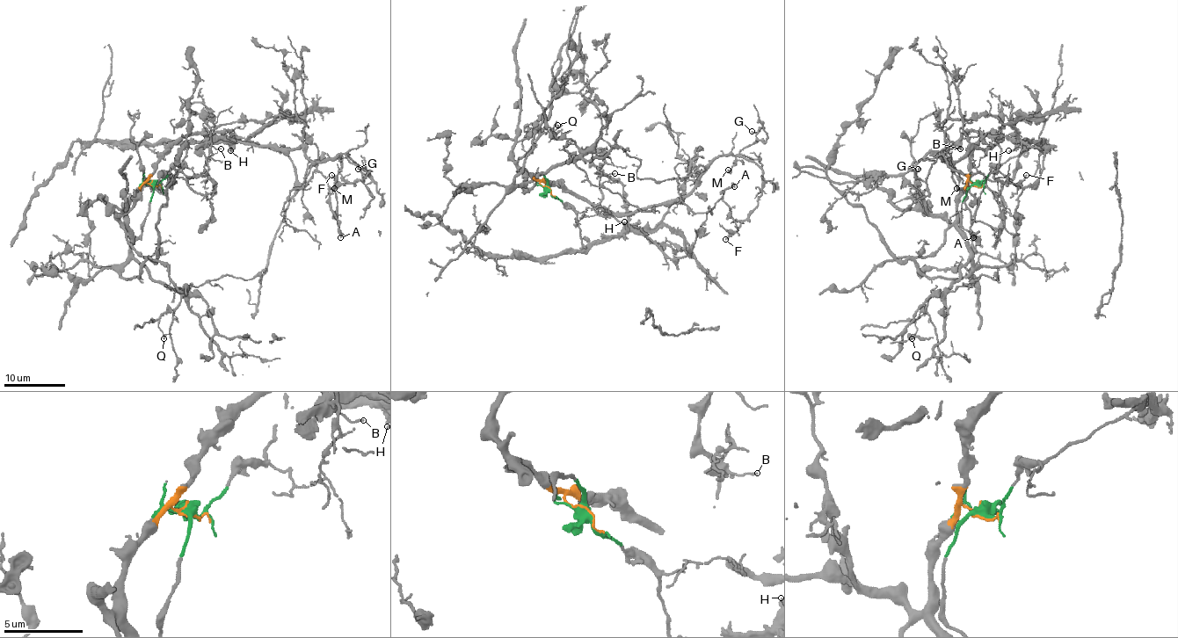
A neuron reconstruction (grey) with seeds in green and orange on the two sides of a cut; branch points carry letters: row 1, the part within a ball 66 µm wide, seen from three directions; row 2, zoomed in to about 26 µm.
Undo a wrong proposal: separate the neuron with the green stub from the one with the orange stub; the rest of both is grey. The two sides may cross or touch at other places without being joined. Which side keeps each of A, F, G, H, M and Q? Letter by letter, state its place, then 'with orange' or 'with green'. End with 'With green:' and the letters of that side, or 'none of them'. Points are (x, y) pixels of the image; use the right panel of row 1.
A: (973, 237) | with green
F: (1026, 175) | with orange
G: (918, 169) | with orange
H: (1008, 150) | with green
M: (956, 188) | with orange
Q: (912, 338) | with orange
With green: A, H

